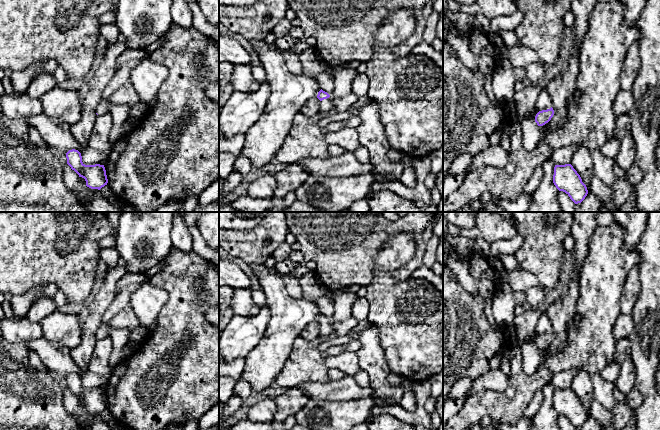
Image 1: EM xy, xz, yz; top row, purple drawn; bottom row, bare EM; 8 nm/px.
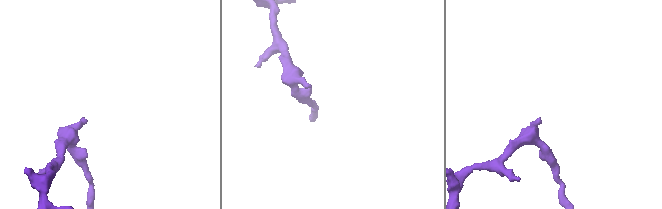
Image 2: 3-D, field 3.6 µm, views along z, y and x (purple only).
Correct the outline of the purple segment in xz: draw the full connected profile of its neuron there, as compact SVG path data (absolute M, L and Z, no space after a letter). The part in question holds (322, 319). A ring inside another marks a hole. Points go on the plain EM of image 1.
M322 313L318 316L317 322L320 324L319 337L327 337L335 330L334 322Z

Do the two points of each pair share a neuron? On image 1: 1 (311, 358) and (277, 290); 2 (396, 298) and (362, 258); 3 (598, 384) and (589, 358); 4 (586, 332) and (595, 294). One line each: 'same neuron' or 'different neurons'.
1: different neurons
2: different neurons
3: different neurons
4: same neuron

